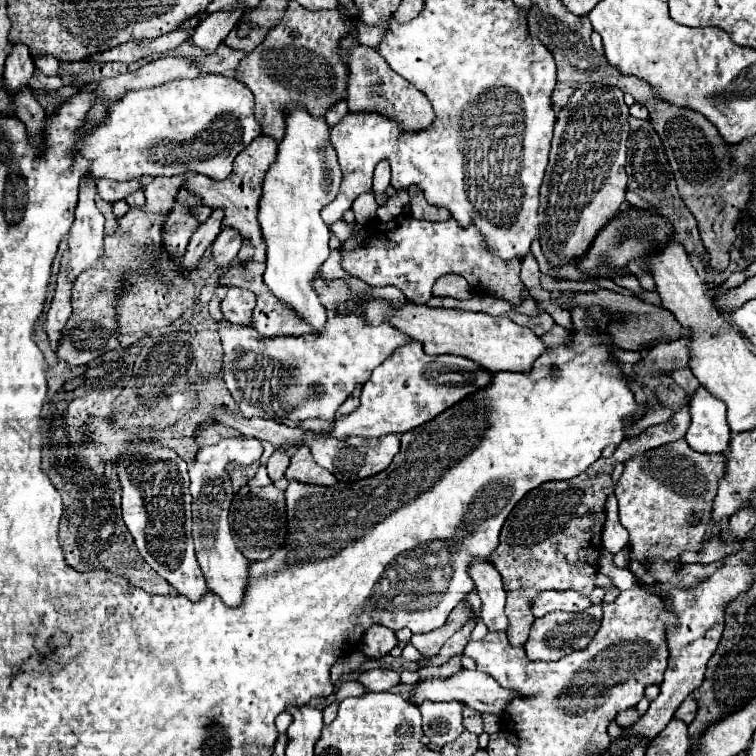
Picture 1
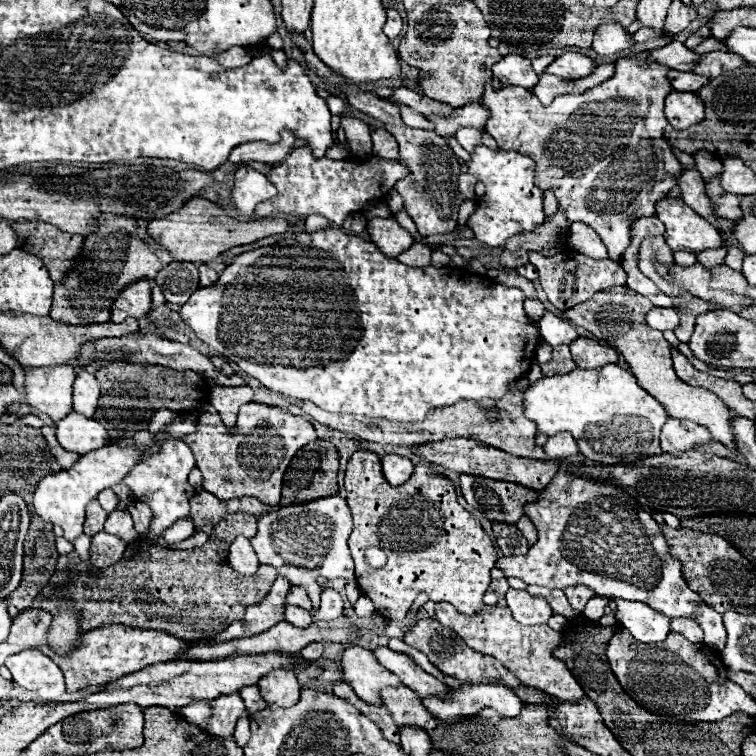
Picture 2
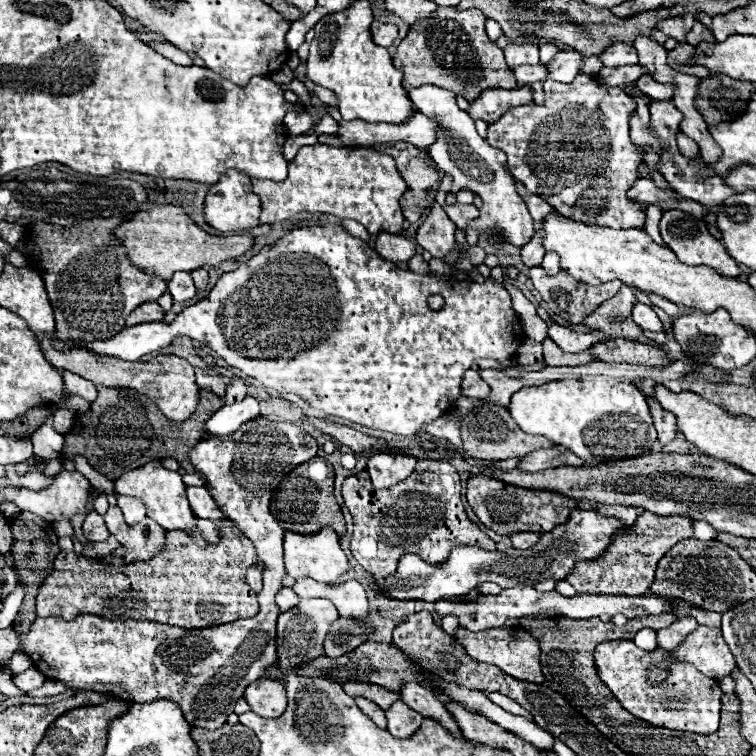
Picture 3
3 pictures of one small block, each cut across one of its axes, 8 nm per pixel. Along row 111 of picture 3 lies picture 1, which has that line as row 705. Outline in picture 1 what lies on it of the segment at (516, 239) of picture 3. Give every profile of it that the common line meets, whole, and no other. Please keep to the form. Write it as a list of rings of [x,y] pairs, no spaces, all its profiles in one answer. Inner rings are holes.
[[[424,700],[418,708],[422,714],[424,736],[436,744],[444,746],[454,742],[462,732],[462,702],[432,702]]]

